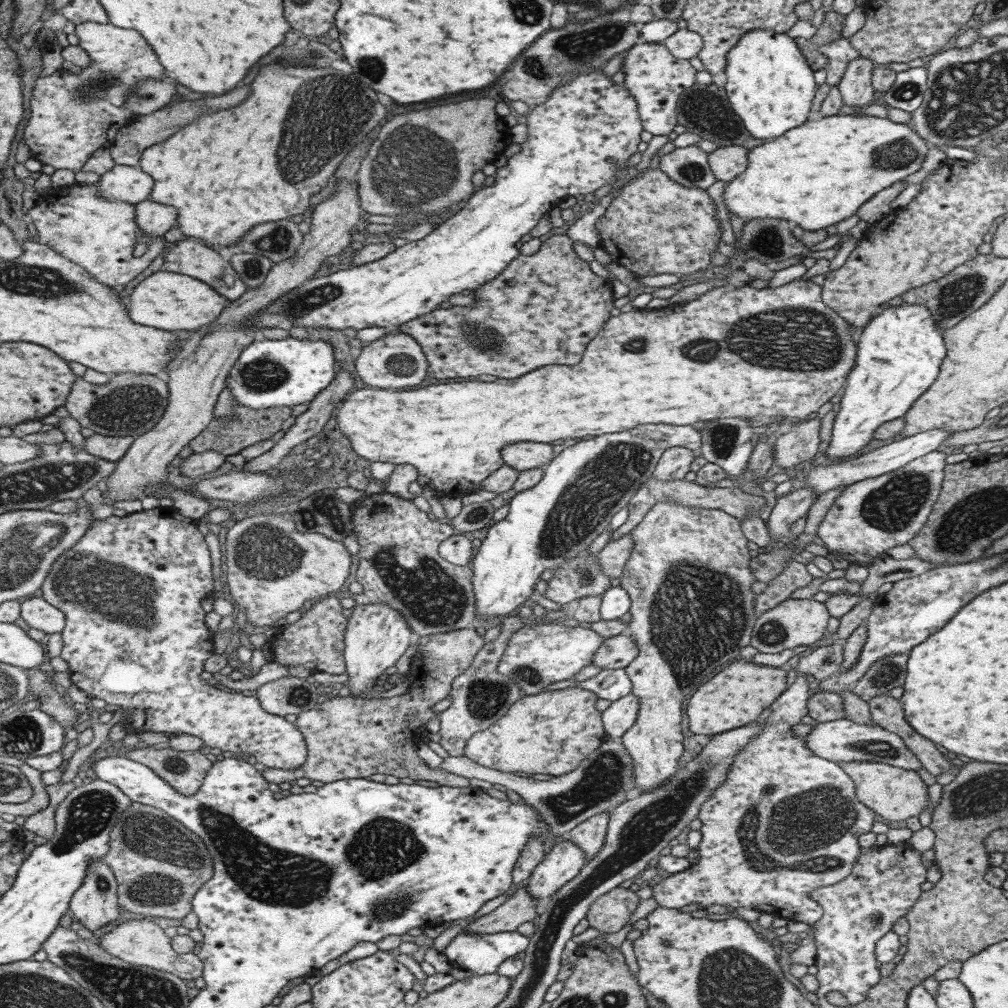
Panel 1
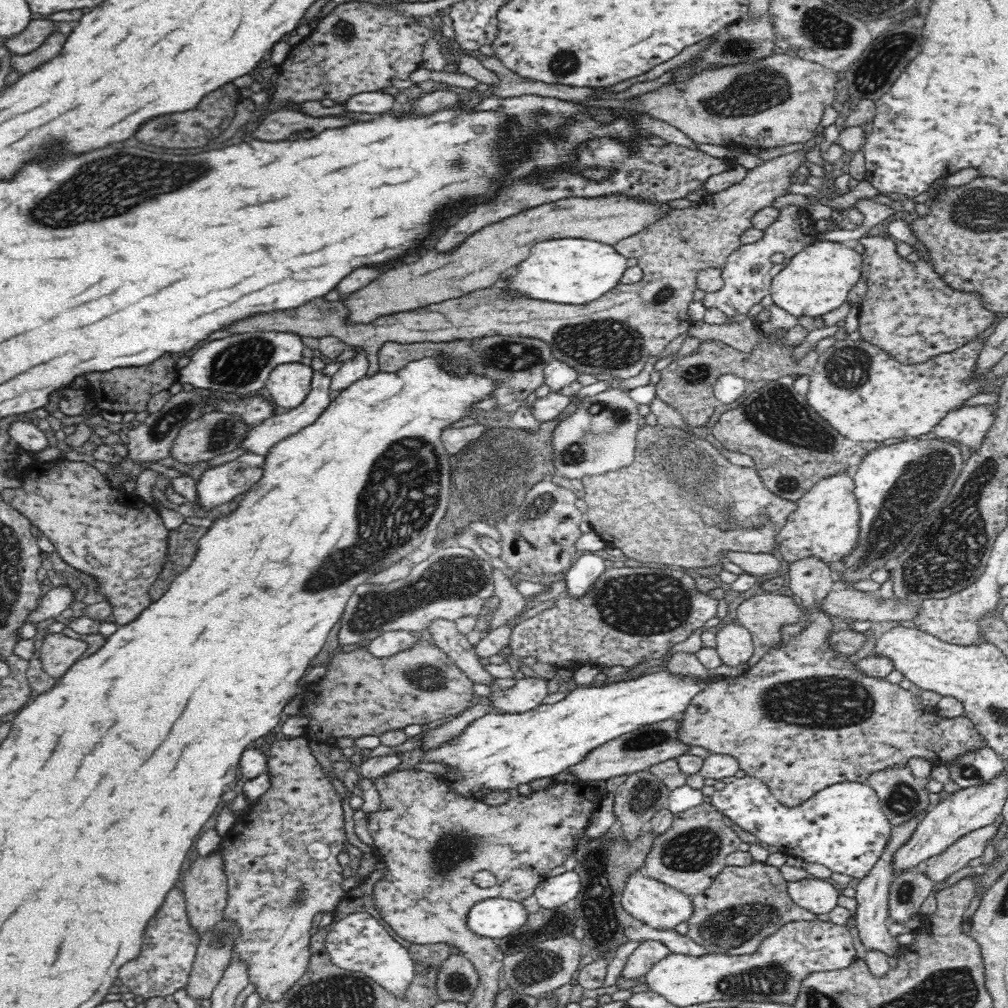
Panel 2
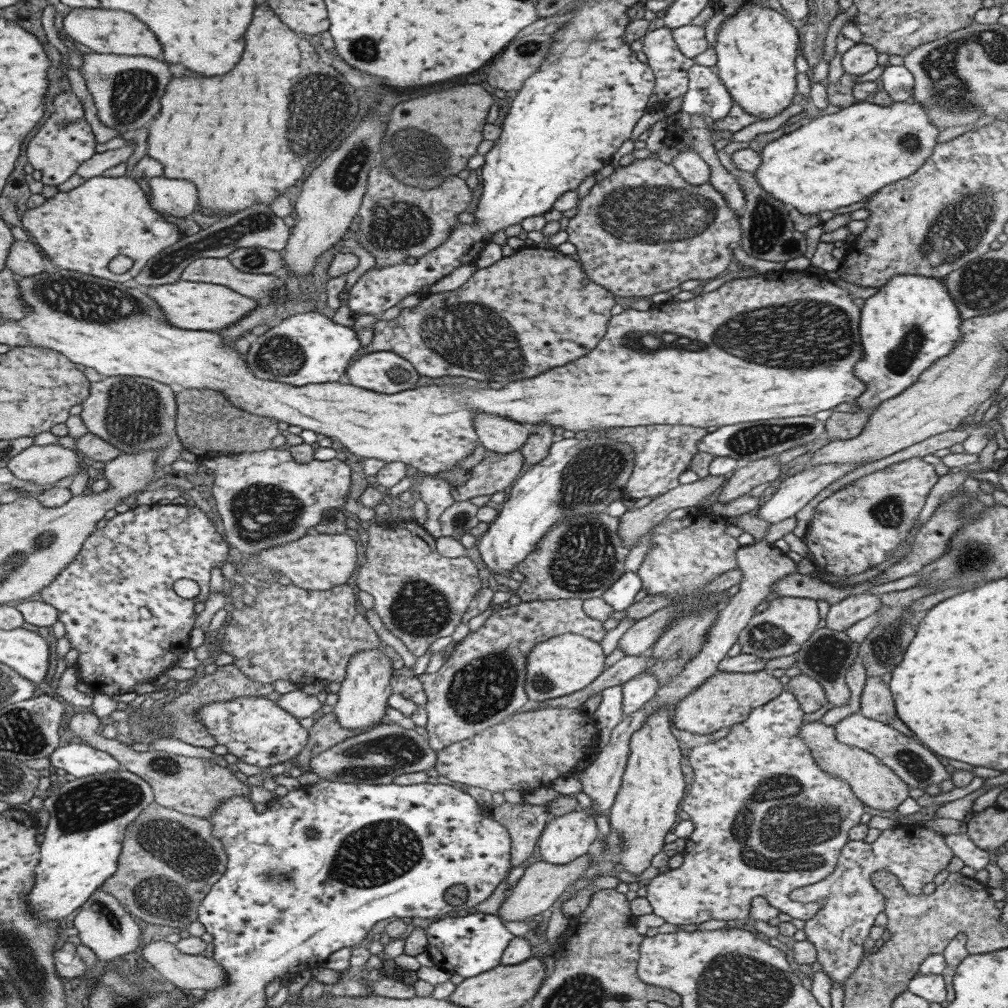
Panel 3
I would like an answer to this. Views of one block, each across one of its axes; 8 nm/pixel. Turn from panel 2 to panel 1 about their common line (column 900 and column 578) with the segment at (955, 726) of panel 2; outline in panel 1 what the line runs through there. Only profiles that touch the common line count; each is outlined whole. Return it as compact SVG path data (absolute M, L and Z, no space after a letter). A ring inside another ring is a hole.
M582 688L550 690L538 695L524 695L506 711L506 714L486 730L476 732L466 741L462 753L474 763L502 772L526 772L526 774L551 774L560 776L578 767L592 752L608 739L601 712L596 709L596 694Z

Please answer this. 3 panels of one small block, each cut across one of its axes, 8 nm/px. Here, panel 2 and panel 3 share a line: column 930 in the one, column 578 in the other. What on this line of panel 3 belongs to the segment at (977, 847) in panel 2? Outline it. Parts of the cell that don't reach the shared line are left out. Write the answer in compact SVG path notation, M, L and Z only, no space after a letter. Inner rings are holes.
M589 853L579 856L568 864L550 864L546 861L537 861L534 864L526 868L524 875L518 880L517 885L514 889L510 890L506 900L501 904L498 911L498 916L505 922L512 921L527 921L531 923L531 917L544 912L552 907L552 904L561 896L563 892L567 892L570 886L580 880L588 872L588 868L593 866L593 858Z

